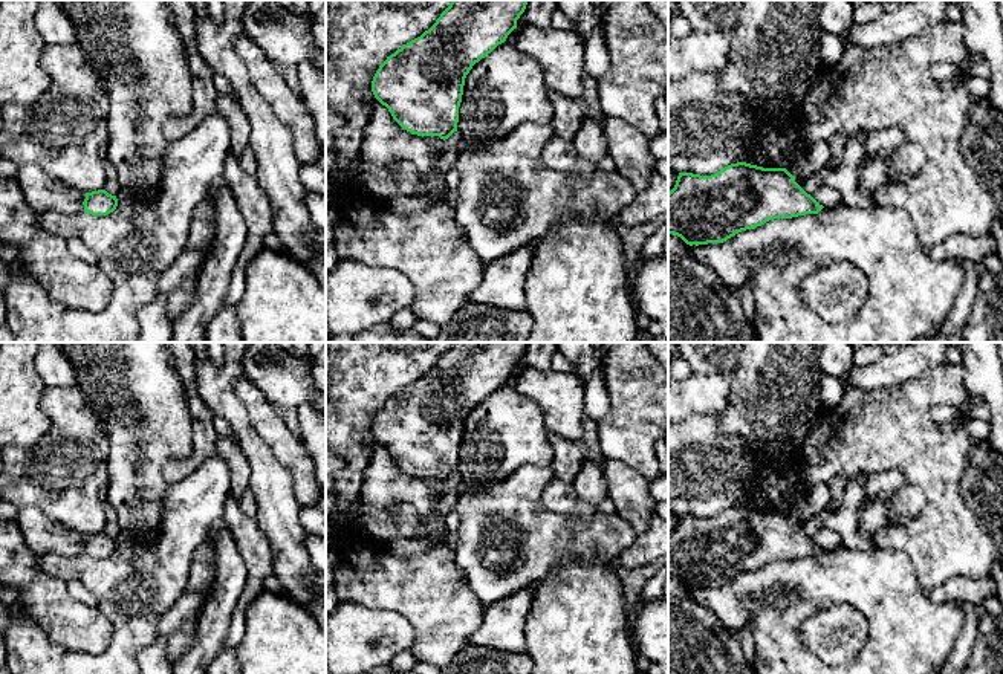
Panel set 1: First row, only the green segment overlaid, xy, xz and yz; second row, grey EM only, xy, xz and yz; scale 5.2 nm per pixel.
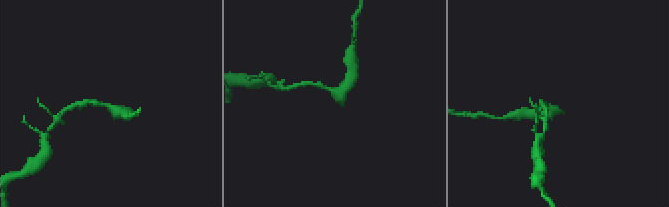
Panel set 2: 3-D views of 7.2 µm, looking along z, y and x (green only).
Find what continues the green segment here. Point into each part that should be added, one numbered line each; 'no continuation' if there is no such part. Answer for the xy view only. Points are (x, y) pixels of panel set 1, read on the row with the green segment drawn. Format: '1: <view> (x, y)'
no continuation

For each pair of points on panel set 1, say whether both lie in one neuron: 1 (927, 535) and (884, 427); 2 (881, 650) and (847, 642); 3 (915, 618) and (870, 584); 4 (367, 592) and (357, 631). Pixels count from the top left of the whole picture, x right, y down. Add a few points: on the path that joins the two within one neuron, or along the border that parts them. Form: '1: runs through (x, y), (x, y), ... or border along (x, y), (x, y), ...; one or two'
1: runs through (936, 508), (936, 479), (912, 454); one
2: border along (858, 610), (866, 619), (867, 639), (853, 657); two
3: runs through (904, 613), (881, 590); one
4: border along (341, 599), (399, 613); two

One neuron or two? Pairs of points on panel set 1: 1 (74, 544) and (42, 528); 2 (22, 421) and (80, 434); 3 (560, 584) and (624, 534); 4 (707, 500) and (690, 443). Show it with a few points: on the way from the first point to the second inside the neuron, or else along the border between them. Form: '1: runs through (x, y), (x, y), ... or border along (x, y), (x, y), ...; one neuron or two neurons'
1: runs through (66, 541), (49, 535); one neuron
2: border along (43, 392), (40, 408), (49, 428), (22, 450); two neurons
3: border along (615, 560), (564, 560), (554, 566); two neurons
4: runs through (704, 486), (702, 477), (690, 465), (690, 457); one neuron

